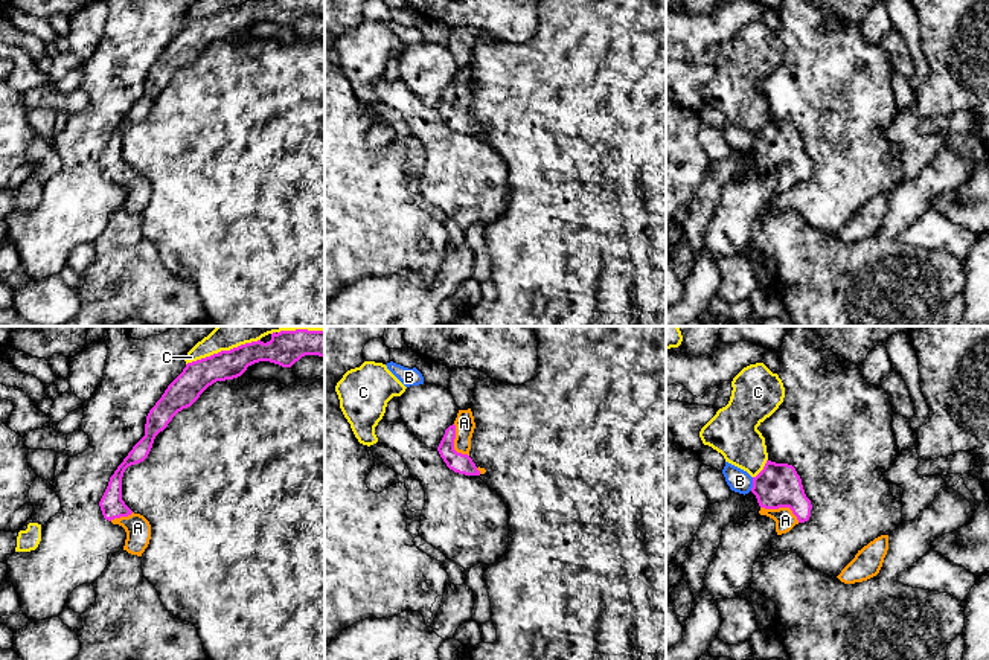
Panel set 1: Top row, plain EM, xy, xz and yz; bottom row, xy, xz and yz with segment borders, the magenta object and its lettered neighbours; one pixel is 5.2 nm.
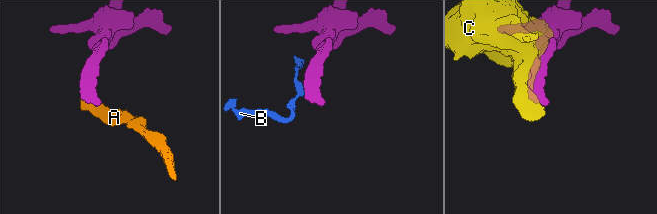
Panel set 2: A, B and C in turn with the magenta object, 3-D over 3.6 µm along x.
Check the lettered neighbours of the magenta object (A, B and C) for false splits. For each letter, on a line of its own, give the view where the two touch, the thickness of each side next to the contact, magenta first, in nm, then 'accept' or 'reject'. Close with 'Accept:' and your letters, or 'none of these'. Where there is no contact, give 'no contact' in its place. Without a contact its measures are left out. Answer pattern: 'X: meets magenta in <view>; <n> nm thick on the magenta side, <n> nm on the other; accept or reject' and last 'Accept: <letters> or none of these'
A: meets magenta in yz; 240 nm thick on the magenta side, 110 nm on the other; accept
B: meets magenta in yz; 240 nm thick on the magenta side, 120 nm on the other; reject
C: meets magenta in xy; 160 nm thick on the magenta side, 200 nm on the other; reject
Accept: A

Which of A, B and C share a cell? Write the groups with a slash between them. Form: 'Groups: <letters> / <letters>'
Groups: A / B / C

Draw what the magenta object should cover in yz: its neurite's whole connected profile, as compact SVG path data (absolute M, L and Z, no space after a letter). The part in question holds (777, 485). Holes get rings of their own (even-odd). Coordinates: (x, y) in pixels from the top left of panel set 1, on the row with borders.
M767 460L763 469L753 477L751 492L760 506L759 514L776 521L777 535L789 532L811 517L811 500L792 465Z

